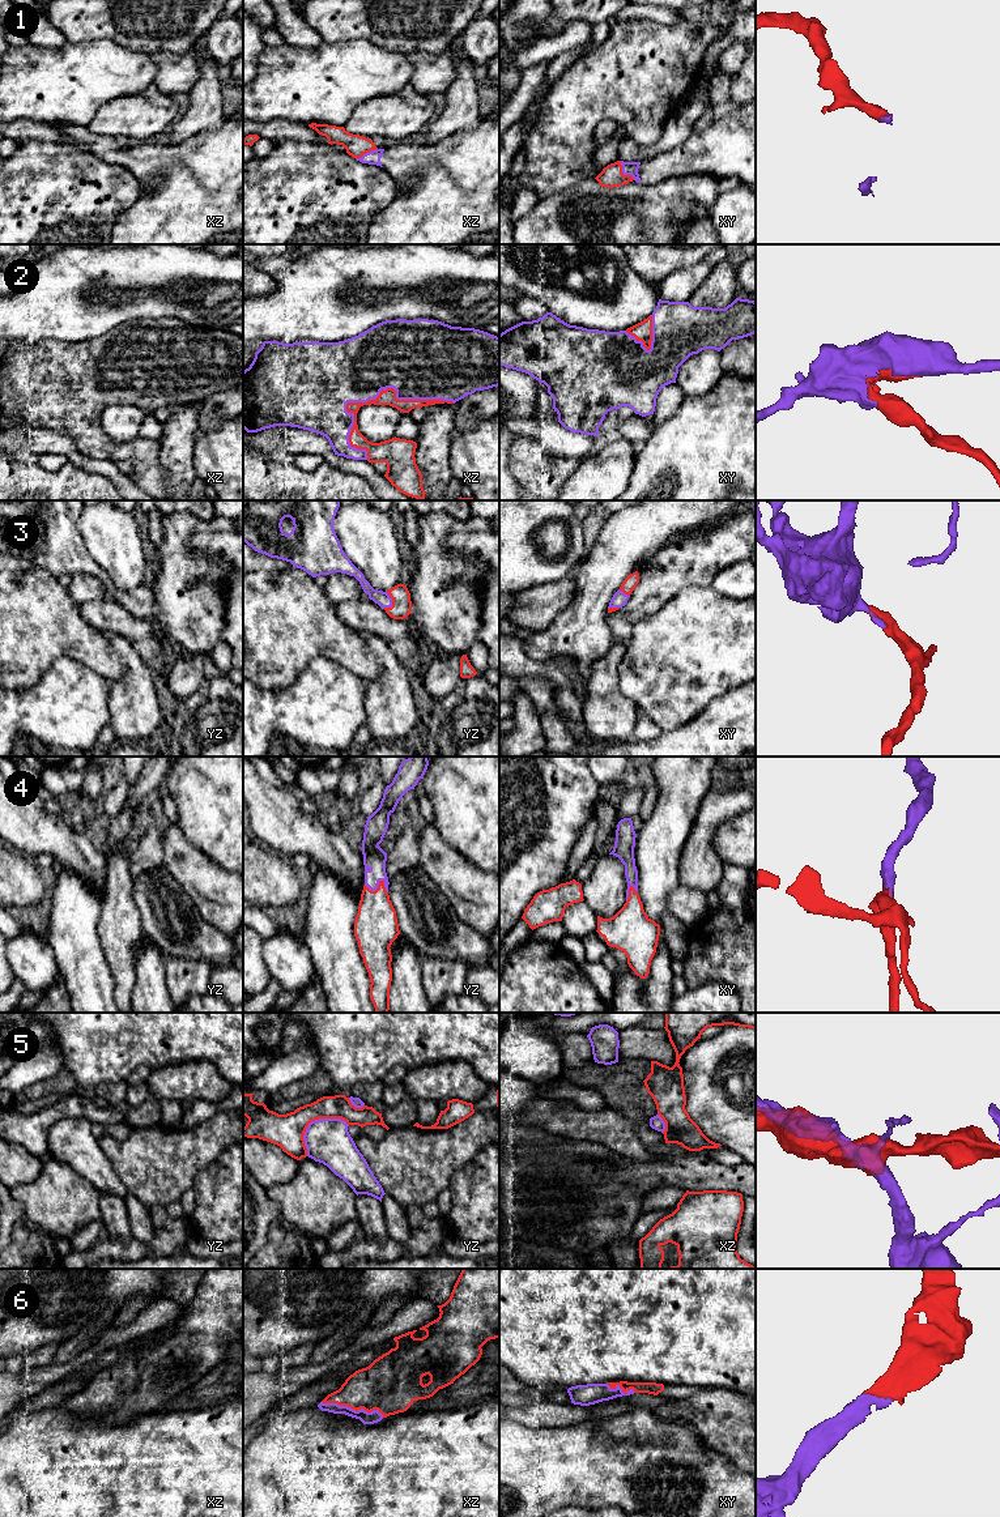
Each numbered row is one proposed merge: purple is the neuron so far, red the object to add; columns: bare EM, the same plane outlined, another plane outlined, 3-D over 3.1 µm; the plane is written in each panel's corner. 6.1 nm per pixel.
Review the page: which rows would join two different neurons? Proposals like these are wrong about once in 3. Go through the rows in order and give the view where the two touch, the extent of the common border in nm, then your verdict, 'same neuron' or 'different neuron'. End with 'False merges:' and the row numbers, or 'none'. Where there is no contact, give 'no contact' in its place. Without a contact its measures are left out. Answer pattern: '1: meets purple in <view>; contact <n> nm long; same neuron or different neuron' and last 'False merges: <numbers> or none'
1: meets purple in xy; contact 150 nm long; same neuron
2: meets purple in xz; contact 700 nm long; same neuron
3: meets purple in yz; contact 110 nm long; same neuron
4: meets purple in yz; contact 150 nm long; same neuron
5: meets purple in yz; contact 340 nm long; different neuron
6: meets purple in xz; contact 400 nm long; same neuron
False merges: 5

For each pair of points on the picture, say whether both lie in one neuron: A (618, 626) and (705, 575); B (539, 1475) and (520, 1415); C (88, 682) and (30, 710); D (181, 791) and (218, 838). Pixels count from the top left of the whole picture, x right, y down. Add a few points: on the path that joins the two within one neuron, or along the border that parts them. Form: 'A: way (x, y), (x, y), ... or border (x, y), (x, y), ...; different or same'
A: way (639, 605), (669, 575), (684, 575); same
B: border (513, 1420), (530, 1427), (553, 1428); different
C: way (73, 697), (60, 710), (45, 710); same
D: way (192, 802), (216, 826); same

